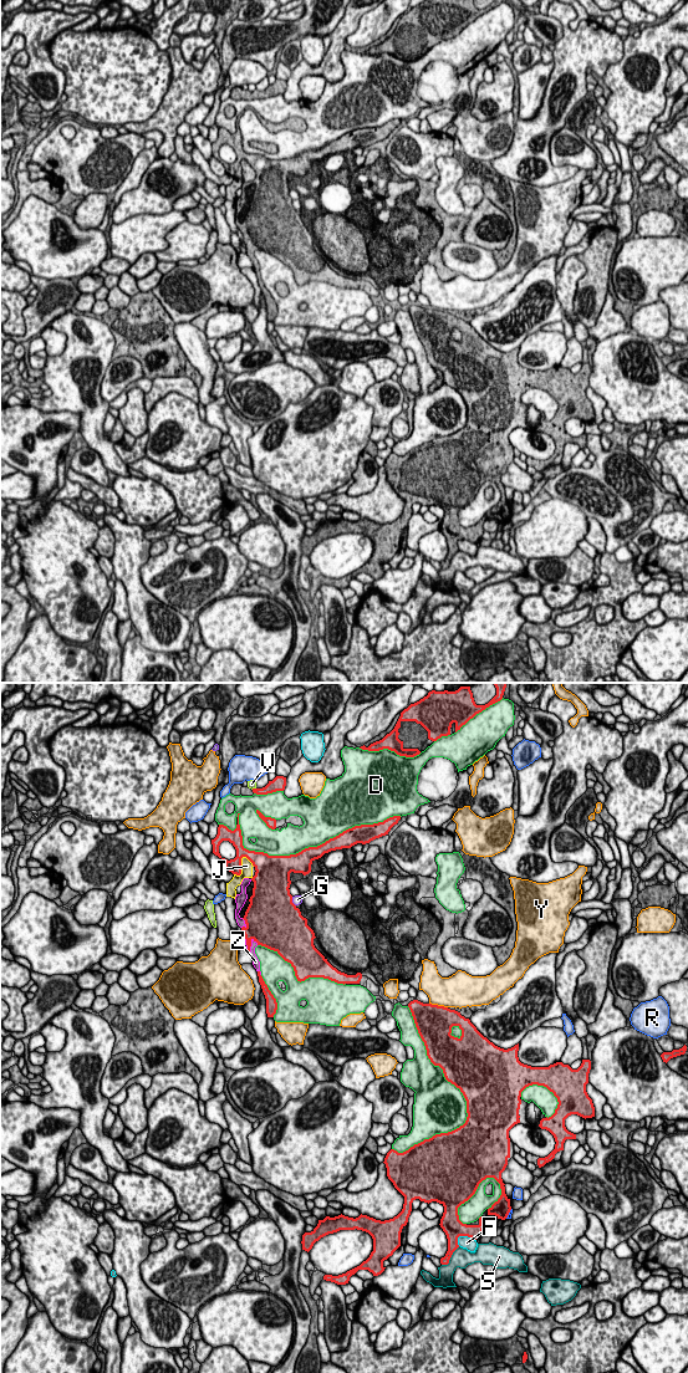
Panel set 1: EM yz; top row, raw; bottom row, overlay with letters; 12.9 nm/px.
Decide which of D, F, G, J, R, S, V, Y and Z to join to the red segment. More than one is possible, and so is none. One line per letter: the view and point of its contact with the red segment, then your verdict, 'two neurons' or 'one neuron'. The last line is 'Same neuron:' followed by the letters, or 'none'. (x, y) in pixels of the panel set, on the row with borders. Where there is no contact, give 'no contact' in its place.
D: yz (302, 850) | two neurons
F: yz (463, 1235) | two neurons
G: yz (291, 902) | two neurons
J: yz (240, 867) | two neurons
R: yz (508, 1214) | two neurons
S: yz (450, 1256) | two neurons
V: yz (253, 789) | two neurons
Y: yz (437, 1005) | two neurons
Z: yz (246, 944) | one neuron
Same neuron: Z

